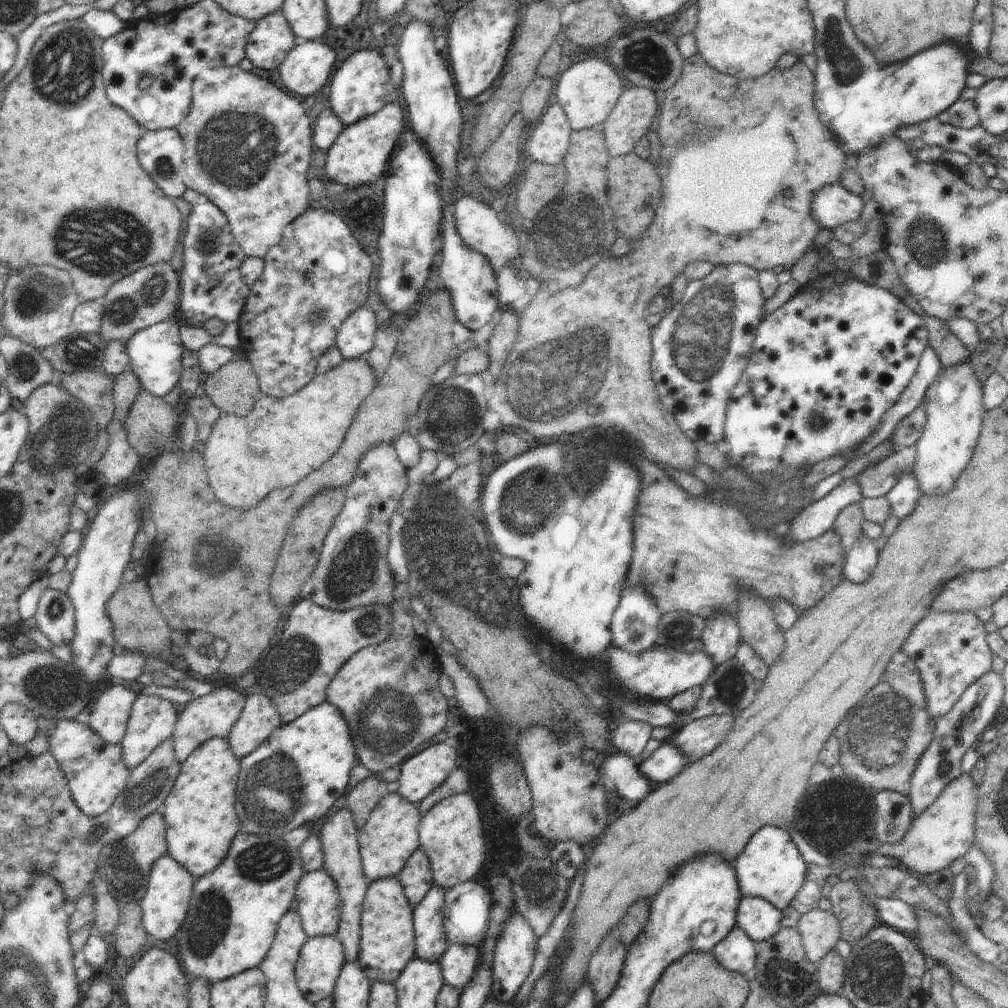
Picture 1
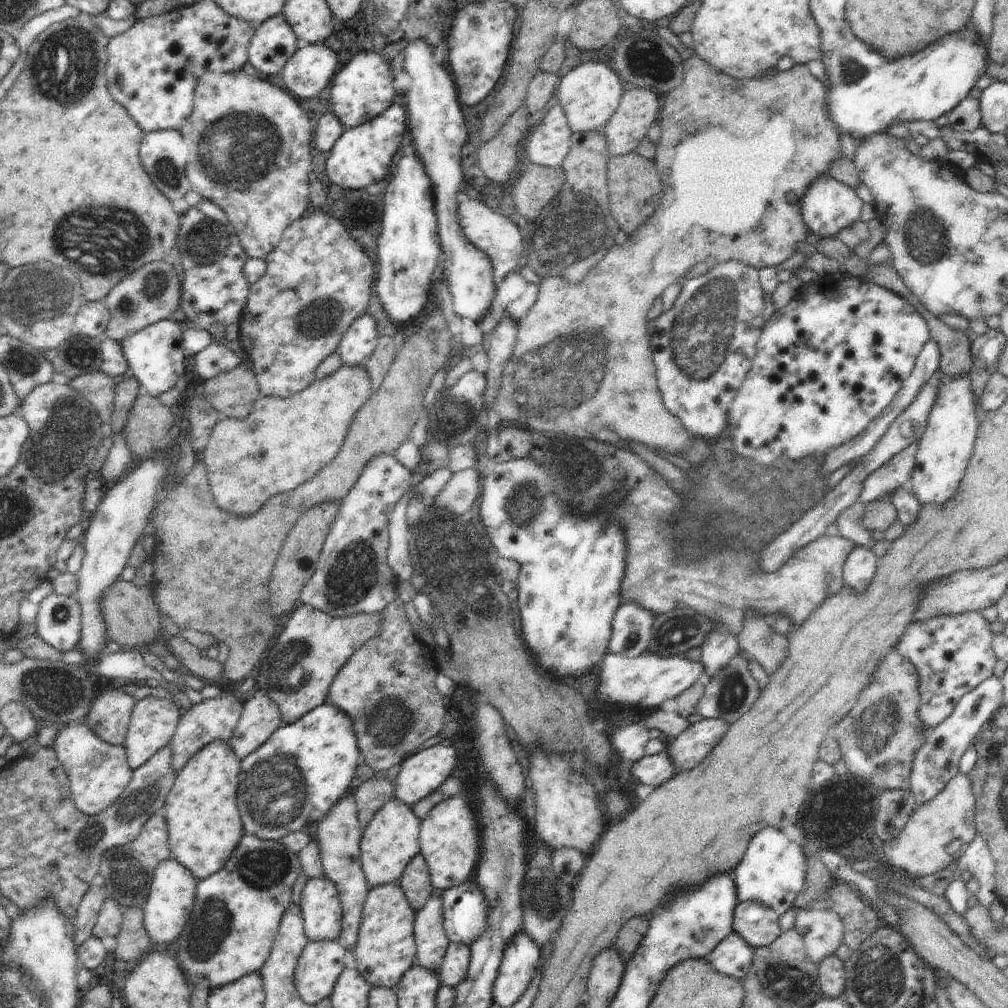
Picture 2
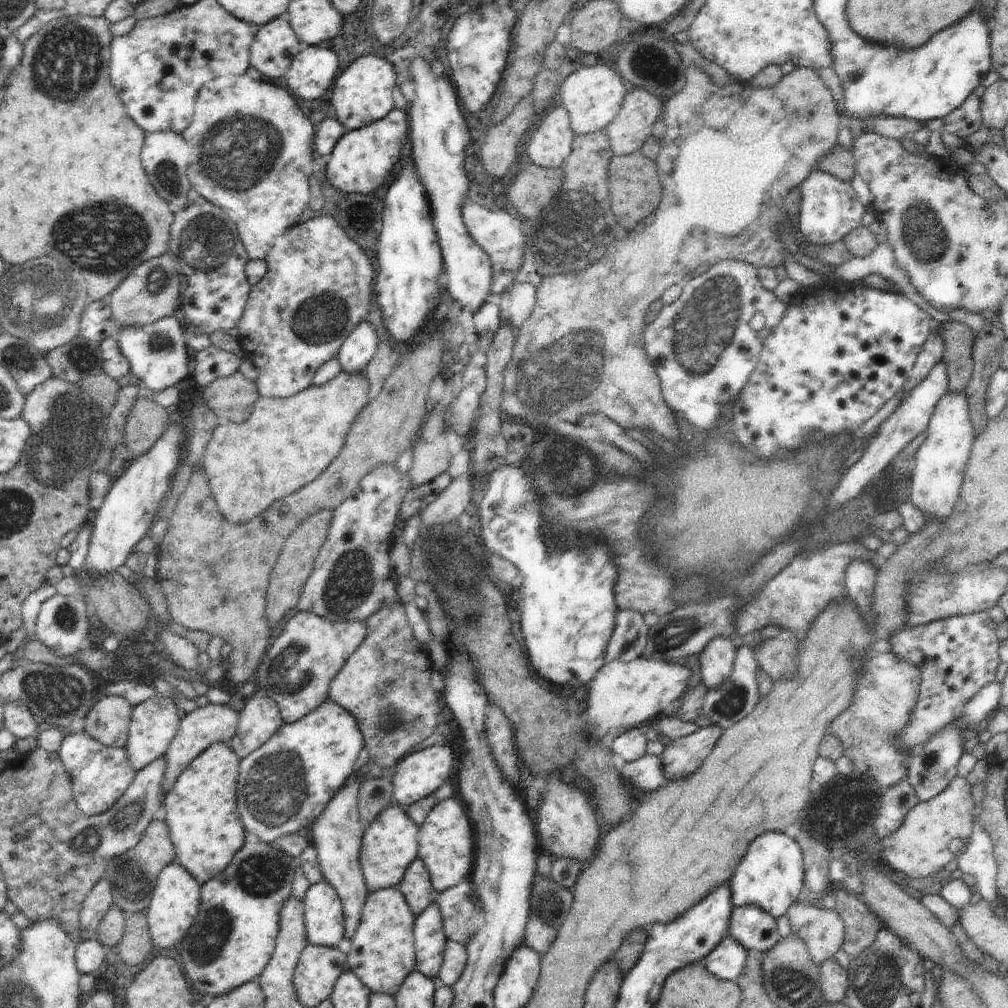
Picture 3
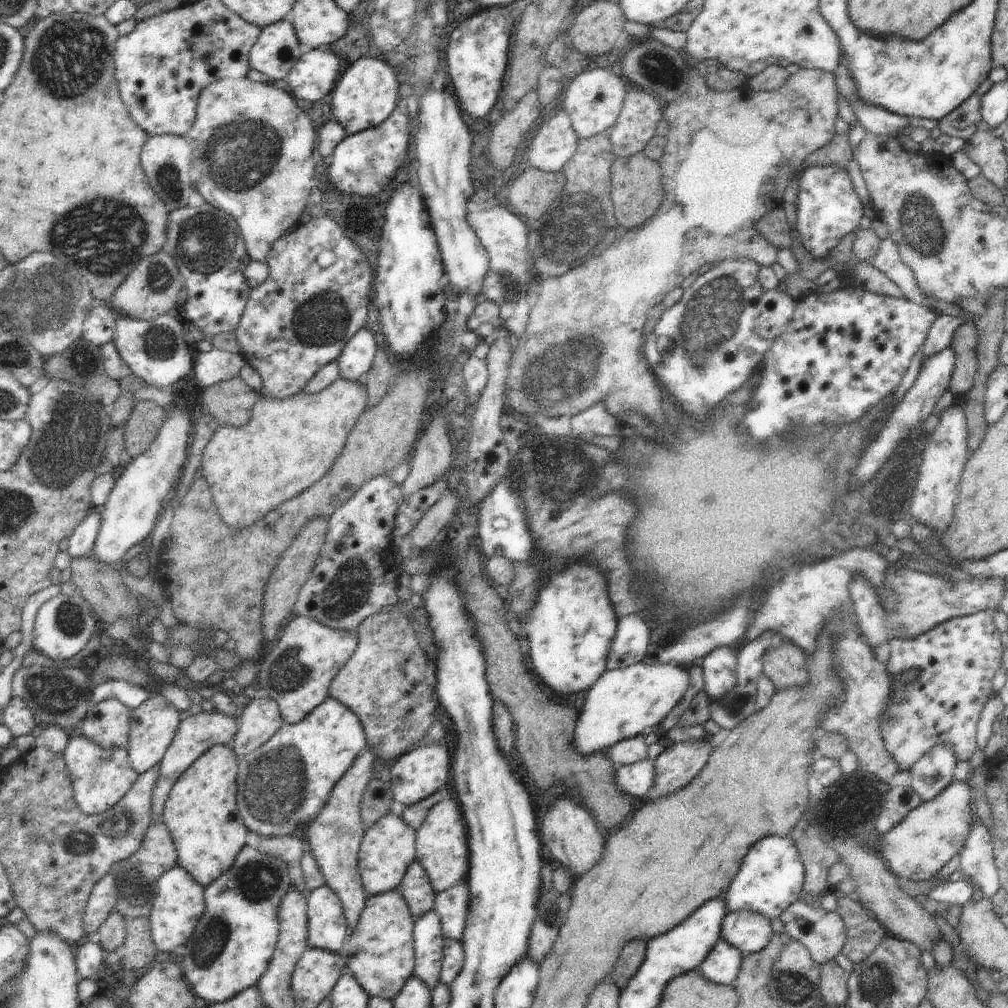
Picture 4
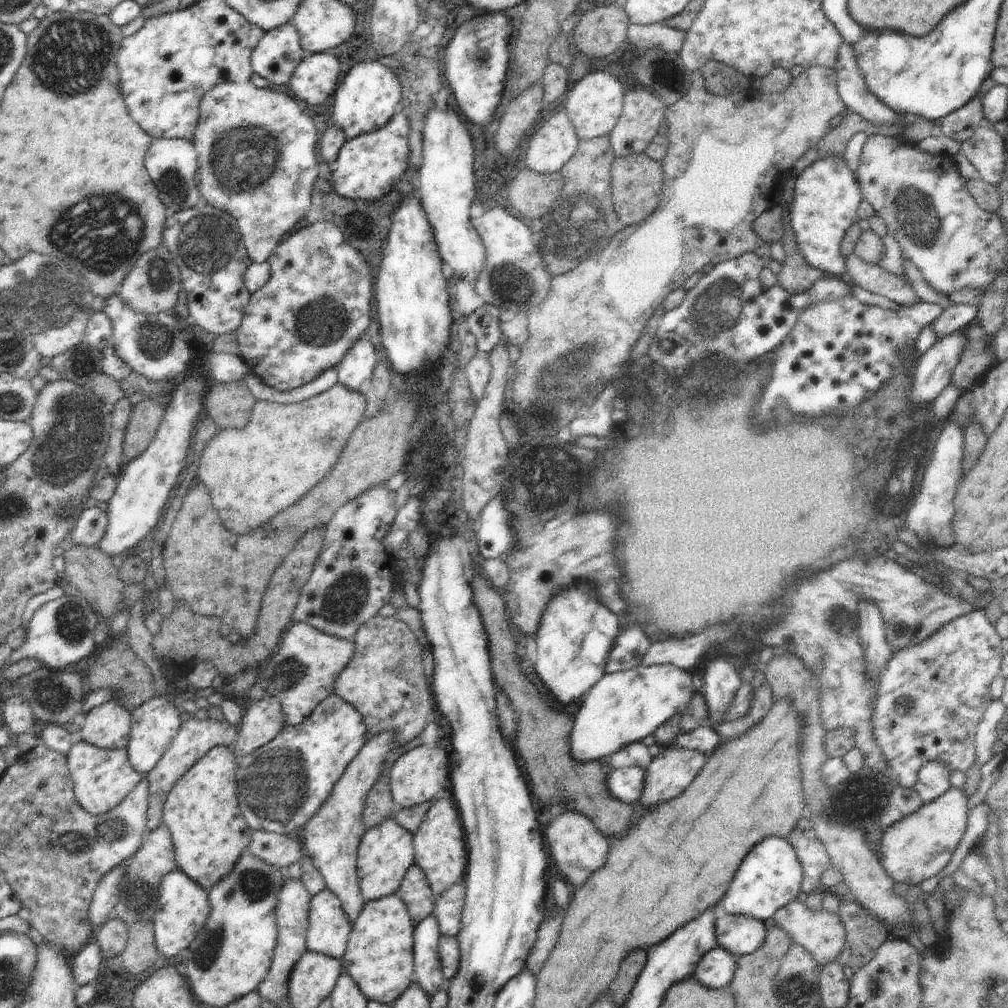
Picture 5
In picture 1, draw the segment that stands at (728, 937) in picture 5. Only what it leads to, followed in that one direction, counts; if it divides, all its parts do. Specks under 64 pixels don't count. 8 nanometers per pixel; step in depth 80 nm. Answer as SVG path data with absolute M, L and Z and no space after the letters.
M742 897L737 908L735 926L755 943L767 941L780 932L782 911L762 897Z

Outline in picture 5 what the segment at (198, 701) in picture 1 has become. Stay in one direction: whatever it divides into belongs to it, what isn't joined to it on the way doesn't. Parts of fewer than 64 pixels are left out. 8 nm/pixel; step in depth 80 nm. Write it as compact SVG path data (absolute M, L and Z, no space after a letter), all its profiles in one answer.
M194 716L186 717L181 724L178 734L174 737L170 748L162 755L156 766L146 775L150 786L148 789L148 810L147 823L145 828L145 838L147 834L160 826L163 822L163 804L166 802L168 793L174 788L179 778L186 774L194 764L204 758L214 747L232 747L236 740L239 726L231 725L226 721L217 721L207 718L199 720Z

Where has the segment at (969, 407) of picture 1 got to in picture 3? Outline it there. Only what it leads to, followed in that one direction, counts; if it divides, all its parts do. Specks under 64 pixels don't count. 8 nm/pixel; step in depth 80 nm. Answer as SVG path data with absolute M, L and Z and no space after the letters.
M947 390L938 401L929 420L927 437L915 454L915 464L910 478L911 503L921 510L924 516L936 516L938 520L946 520L952 514L952 508L958 502L958 490L964 480L964 468L970 458L970 448L974 441L965 390Z

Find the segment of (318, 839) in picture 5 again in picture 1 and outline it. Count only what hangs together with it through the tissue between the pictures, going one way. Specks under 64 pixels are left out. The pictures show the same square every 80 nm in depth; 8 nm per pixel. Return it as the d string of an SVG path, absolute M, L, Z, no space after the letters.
M345 804L323 824L319 836L323 852L323 869L338 885L341 902L339 904L341 906L341 921L335 937L343 944L345 960L348 963L354 963L357 960L363 902L370 884L369 878L364 874L361 863L358 834L359 831L355 827L351 808Z

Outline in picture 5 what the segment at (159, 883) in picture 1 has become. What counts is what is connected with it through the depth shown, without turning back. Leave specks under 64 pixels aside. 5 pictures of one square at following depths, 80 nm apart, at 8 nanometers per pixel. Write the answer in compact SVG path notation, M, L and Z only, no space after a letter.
M175 868L162 879L157 909L152 918L155 944L158 954L166 958L176 958L182 950L200 934L211 909L209 896L197 882L194 882L183 870Z

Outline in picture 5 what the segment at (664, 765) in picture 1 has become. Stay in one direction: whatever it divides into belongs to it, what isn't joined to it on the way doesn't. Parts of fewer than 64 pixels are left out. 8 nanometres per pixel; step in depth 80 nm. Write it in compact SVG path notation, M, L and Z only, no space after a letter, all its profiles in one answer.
M642 767L613 769L606 779L610 794L615 799L633 805L644 788L646 771Z

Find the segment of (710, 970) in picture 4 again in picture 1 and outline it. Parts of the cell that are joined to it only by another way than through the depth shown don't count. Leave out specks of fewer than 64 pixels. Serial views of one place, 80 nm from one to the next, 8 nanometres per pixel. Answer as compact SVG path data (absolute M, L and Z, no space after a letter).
M735 926L711 953L723 969L749 977L757 957L755 942L739 926Z

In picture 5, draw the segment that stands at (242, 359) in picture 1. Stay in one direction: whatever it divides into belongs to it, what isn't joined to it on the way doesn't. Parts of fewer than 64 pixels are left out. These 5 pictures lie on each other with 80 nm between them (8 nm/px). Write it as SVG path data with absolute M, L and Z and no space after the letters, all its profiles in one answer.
M244 381L211 385L204 404L203 416L215 421L219 430L248 426L257 403Z

